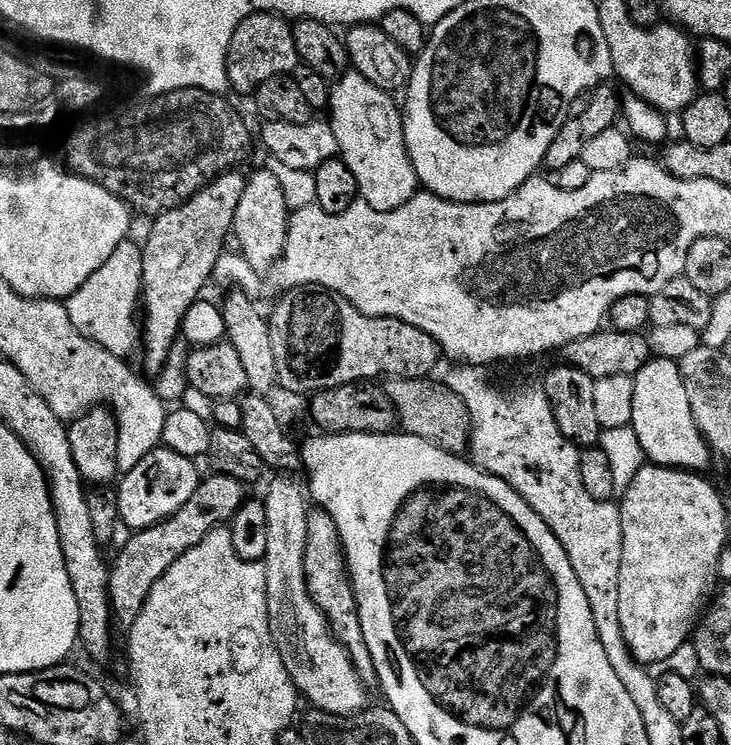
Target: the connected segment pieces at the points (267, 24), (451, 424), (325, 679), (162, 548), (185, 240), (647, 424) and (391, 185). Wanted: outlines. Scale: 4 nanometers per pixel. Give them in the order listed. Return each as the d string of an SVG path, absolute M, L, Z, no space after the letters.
M255 12L234 30L228 47L228 82L231 91L255 94L264 82L279 76L292 76L301 67L298 46L294 46L292 24L275 12Z
M392 378L387 381L386 391L396 411L399 427L407 435L422 438L456 455L463 455L469 449L473 425L469 408L454 390L450 390L446 382L440 381L439 384L436 378L423 380Z
M282 479L286 480L274 481L268 488L268 496L263 497L266 506L267 541L266 554L262 563L266 570L266 606L268 607L270 636L286 666L286 674L290 674L292 685L303 699L305 696L312 703L309 705L313 709L339 716L352 716L355 712L364 711L369 703L369 689L362 682L350 654L328 629L328 623L322 610L318 610L318 606L310 598L310 590L306 586L306 526L308 525L310 504L306 499L305 489L303 492L292 481L294 479Z
M217 474L201 479L198 490L194 490L194 495L190 497L190 502L178 509L173 516L166 518L150 526L133 531L132 536L120 548L120 553L116 556L116 561L111 561L108 570L108 597L112 603L112 615L117 629L130 630L142 610L146 606L146 598L150 590L206 534L210 534L216 528L227 525L234 518L234 514L244 505L246 499L245 485L236 481L232 477Z
M240 170L223 172L185 204L163 212L151 221L148 241L142 244L142 353L144 364L152 374L159 373L173 355L172 347L176 344L176 336L178 340L181 335L185 314L201 299L200 291L207 286L208 279L211 281L215 277L220 257L225 255L224 243L233 235L234 214L238 210L238 202L242 202L242 190L246 183L245 173L242 173Z
M653 358L634 377L633 418L630 427L642 442L645 457L662 468L683 468L700 472L714 455L699 432L690 410L690 401L682 384L679 363Z
M355 70L345 72L331 88L328 108L332 111L330 123L334 138L338 138L340 147L339 159L354 174L359 199L379 212L406 206L406 202L417 194L418 181L412 160L408 157L401 105L395 104L389 93Z

